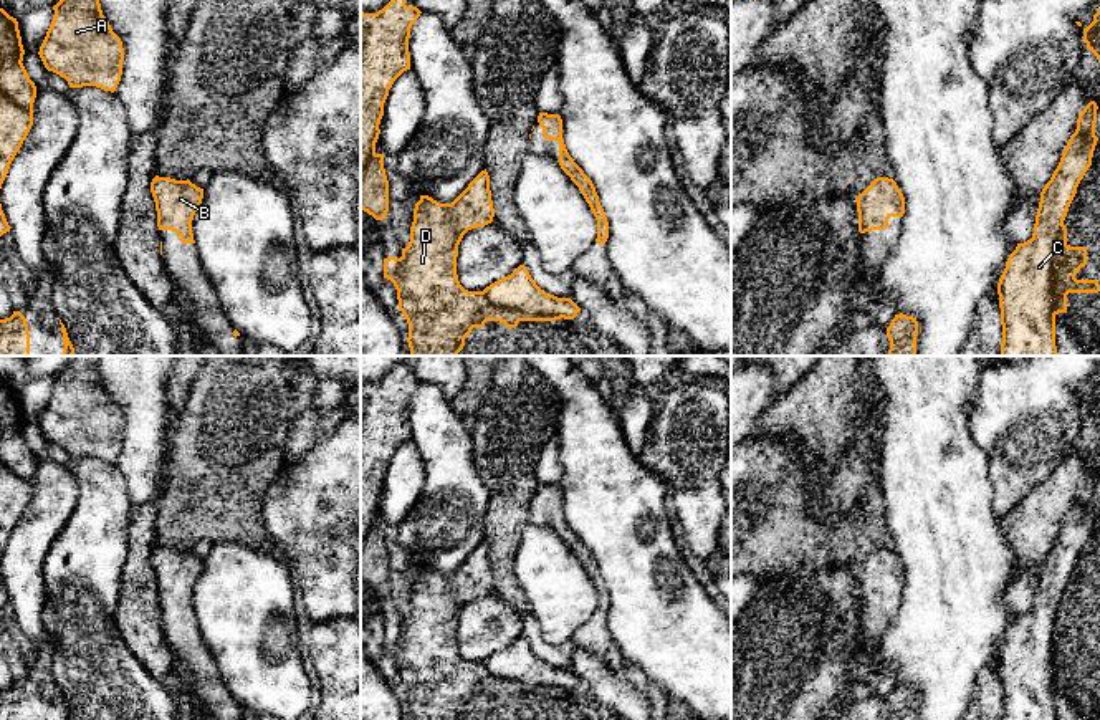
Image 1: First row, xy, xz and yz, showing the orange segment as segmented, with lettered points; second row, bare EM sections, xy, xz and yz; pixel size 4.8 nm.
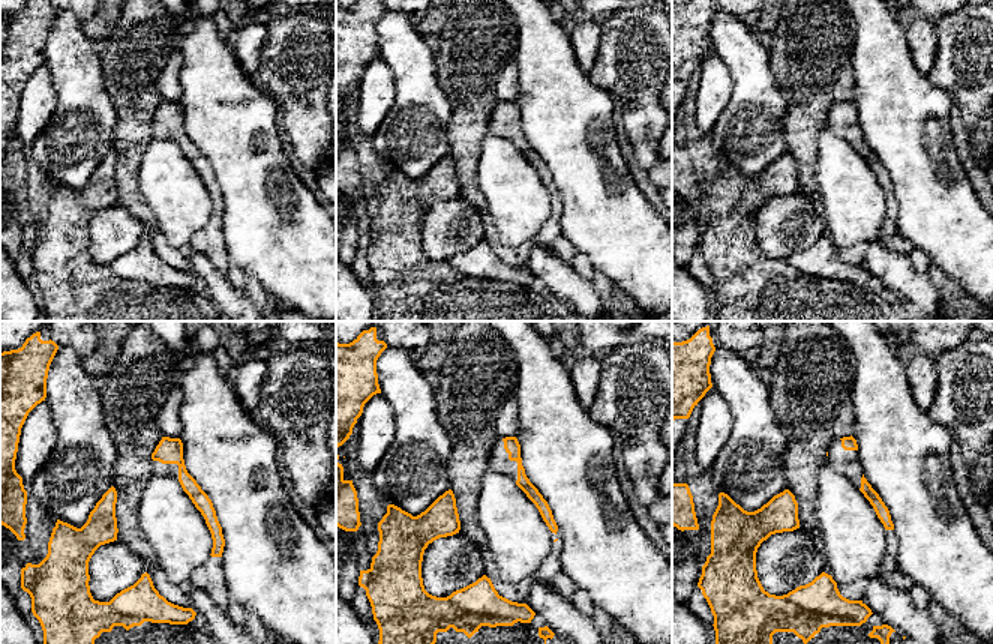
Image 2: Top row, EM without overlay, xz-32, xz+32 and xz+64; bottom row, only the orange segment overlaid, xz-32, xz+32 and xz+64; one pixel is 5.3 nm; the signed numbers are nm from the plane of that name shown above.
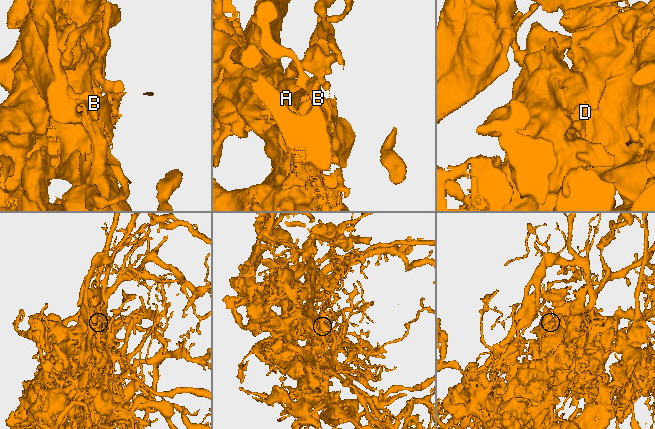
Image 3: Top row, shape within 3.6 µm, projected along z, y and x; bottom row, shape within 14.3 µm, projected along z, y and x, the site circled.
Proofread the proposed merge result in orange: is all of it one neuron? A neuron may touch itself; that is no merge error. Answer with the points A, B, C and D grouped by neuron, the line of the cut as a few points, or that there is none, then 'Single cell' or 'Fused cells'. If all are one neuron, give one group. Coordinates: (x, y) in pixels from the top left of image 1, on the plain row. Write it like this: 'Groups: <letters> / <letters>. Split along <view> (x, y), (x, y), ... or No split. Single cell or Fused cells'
Groups: A B C D. No split. Single cell

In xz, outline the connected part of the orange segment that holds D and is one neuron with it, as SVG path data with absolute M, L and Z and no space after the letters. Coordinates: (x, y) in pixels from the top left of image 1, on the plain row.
M486 540L452 574L420 566L402 627L384 629L384 649L394 654L399 682L409 694L410 720L463 720L471 700L486 692L516 698L519 692L574 690L581 682L571 669L541 660L524 636L483 662L460 655L458 616L468 601L493 588Z

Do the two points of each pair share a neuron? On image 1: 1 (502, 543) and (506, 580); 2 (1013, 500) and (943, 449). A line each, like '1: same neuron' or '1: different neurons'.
1: different neurons
2: different neurons

